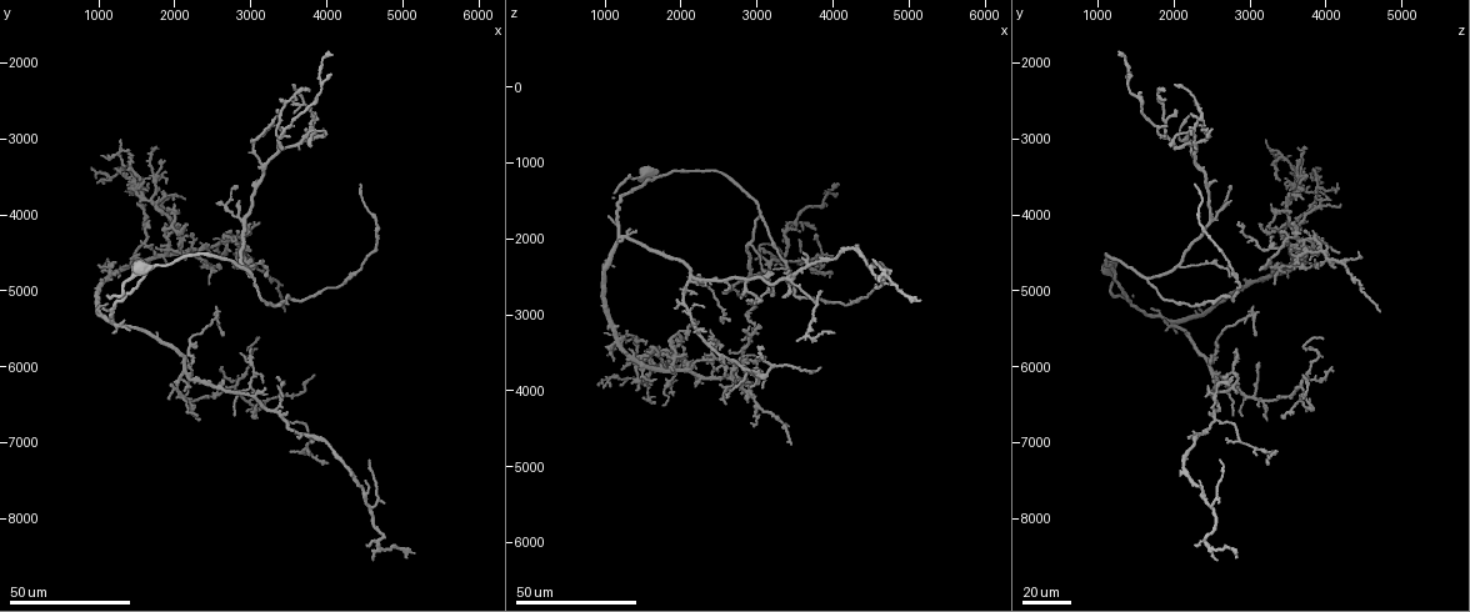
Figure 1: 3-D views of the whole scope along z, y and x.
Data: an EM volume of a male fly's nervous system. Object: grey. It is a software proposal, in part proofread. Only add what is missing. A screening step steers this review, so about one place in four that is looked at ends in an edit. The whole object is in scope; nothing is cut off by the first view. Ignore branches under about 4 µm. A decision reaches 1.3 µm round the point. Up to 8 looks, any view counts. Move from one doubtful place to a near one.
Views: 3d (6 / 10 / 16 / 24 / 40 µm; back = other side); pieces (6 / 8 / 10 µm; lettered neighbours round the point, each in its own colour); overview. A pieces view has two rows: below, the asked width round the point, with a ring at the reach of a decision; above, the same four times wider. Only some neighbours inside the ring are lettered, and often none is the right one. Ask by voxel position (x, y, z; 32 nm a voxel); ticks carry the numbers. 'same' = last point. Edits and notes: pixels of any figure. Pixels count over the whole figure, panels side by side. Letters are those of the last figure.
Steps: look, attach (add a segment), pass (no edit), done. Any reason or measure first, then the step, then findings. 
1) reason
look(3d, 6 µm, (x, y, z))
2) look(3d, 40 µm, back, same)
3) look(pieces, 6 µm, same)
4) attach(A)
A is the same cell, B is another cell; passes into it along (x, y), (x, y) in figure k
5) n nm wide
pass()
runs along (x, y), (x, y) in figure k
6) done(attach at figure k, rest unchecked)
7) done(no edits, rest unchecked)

look(3d, 24 µm, (1000, 5250, 1700))

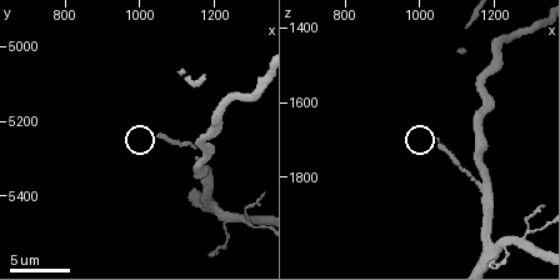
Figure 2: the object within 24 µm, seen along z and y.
look(pieces, 8 µm, (1050, 5240, 1700))

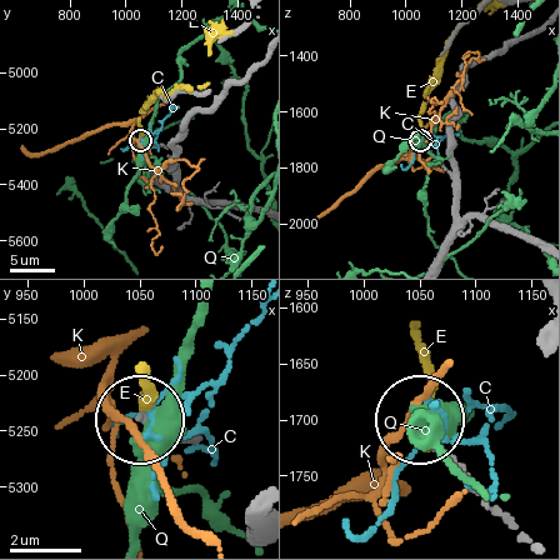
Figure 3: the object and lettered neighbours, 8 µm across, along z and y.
pass()
C, E, K and Q are other cells; runs along (191, 444), (138, 418) in figure 3; none of them fits

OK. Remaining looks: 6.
long arm stops here
look(3d, 40 µm, (2650, 5600, 3100))

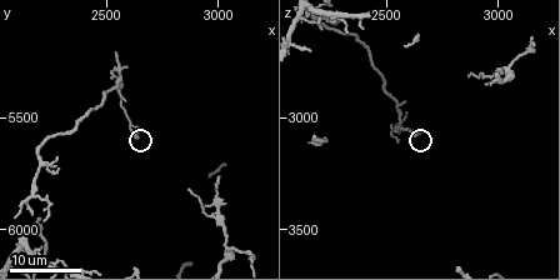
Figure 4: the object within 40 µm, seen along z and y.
look(pieces, 8 µm, (2640, 5590, 3070))

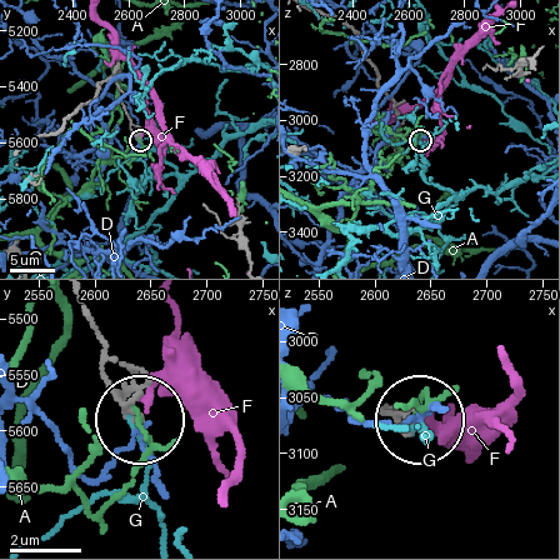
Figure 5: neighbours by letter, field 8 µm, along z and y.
pass()
A, D, F and G are other cells; runs along (80, 303), (106, 384), (136, 416) in figure 5; none of them fits

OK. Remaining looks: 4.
thin end
look(3d, 24 µm, (2650, 4300, 3450))

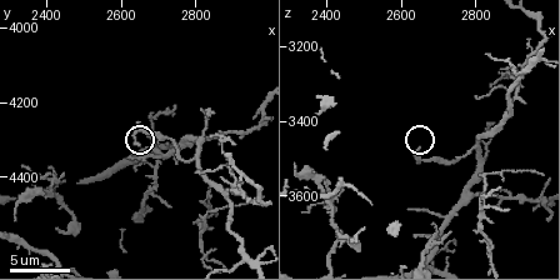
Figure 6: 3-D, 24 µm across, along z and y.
look(pieces, 8 µm, (2650, 4310, 3470))

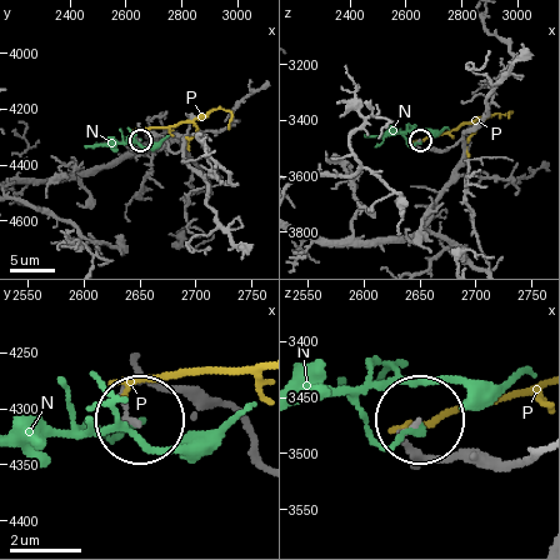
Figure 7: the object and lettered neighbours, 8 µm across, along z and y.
pass()
N and P are other cells; runs along (536, 456), (435, 460), (409, 436), (418, 418) in figure 7; none of them fits

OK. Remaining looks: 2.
an open end
look(pieces, 6 µm, (1110, 5070, 1460))

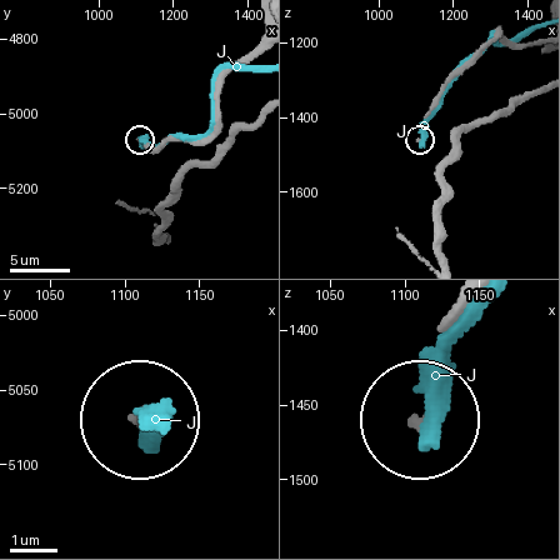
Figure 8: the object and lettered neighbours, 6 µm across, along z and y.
180 nm wide
pass()
J is another cell; runs along (539, 40), (513, 43), (498, 31), (448, 85), (421, 139) in figure 8; none of them fits

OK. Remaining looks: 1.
done(no edits, rest unchecked)

